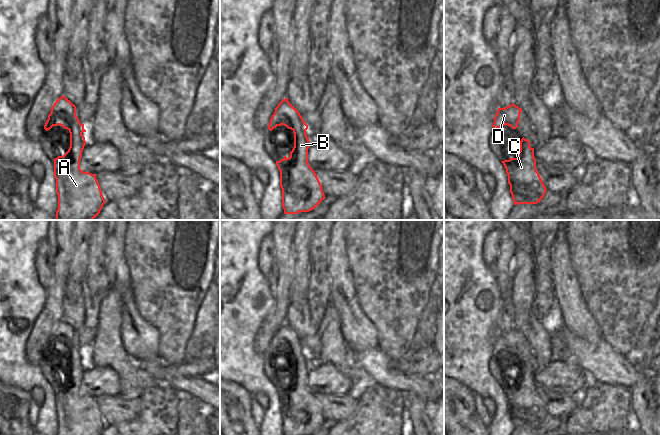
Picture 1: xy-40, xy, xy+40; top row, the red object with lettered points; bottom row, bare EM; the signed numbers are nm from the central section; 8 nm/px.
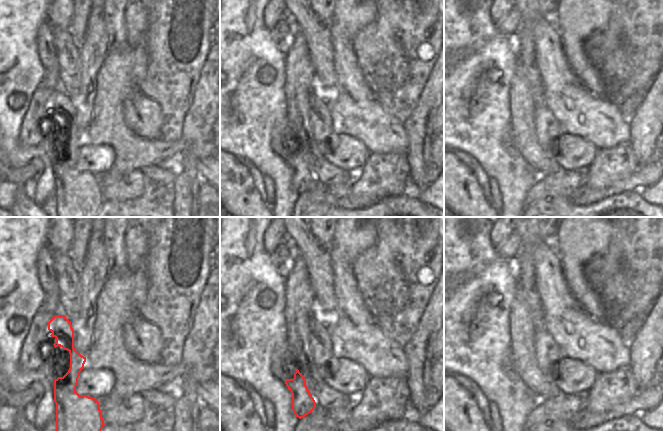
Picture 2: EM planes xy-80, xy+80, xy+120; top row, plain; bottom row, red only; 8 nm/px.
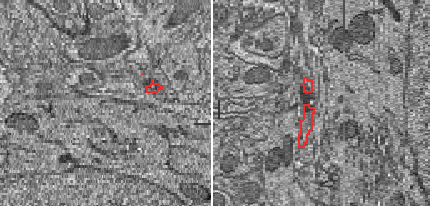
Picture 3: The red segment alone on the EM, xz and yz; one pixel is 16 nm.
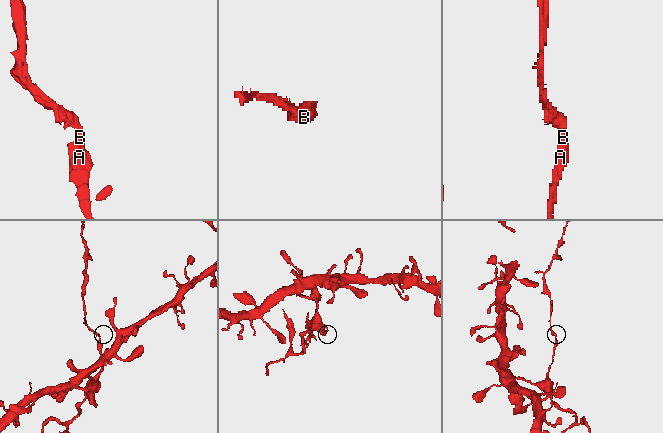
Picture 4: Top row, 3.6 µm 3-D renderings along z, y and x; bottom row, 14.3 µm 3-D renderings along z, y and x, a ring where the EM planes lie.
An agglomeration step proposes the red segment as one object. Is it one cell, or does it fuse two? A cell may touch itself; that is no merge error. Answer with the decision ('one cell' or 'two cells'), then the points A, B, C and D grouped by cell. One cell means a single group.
one cell; groups A B C D

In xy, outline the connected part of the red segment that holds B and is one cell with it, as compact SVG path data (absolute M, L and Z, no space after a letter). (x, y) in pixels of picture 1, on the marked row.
M287 98L275 108L268 129L272 131L281 125L291 129L294 133L294 147L290 152L290 157L284 156L280 161L276 161L280 171L284 214L309 212L326 197L315 171L308 163L310 144L306 135L308 125Z

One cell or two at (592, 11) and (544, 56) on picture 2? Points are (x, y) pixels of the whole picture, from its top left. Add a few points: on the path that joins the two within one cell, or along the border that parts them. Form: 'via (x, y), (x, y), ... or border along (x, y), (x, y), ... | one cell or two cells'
border along (554, 24), (567, 62) | two cells

